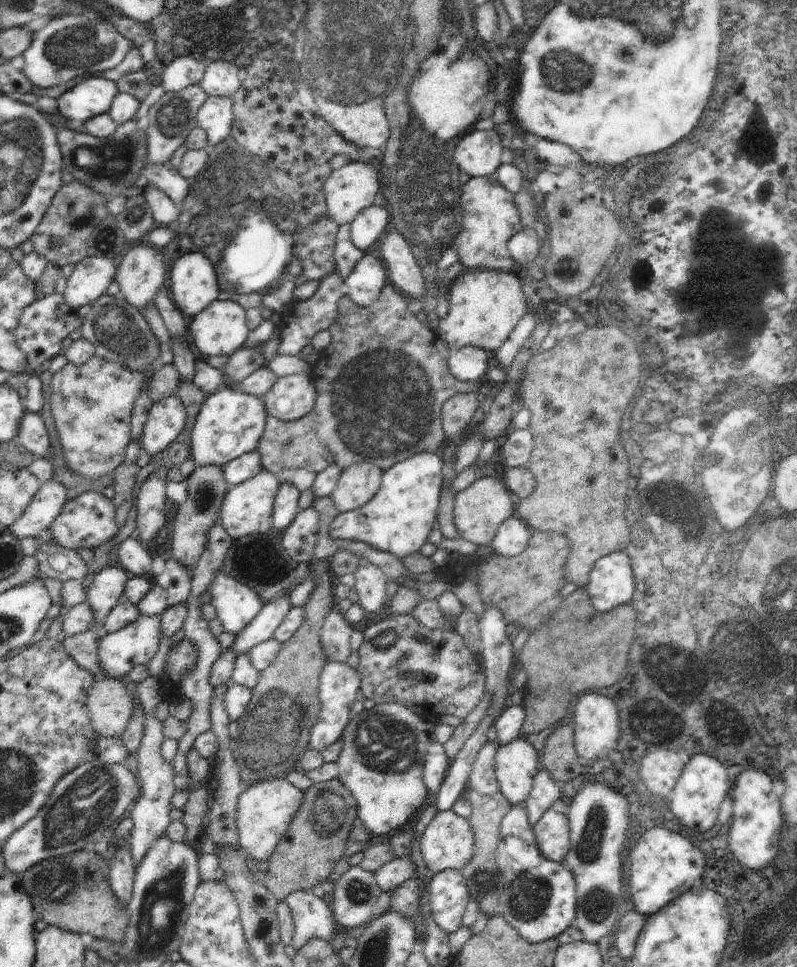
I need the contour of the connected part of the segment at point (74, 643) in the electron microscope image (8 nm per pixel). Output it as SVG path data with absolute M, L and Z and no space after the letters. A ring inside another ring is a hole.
M94 626L92 629L66 637L62 642L66 654L80 666L93 675L100 673L98 662L98 646L101 632Z

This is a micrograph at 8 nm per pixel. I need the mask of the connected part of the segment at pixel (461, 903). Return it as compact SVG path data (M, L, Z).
M449 869L434 876L429 887L434 923L450 936L463 927L465 907L471 900L466 880L457 869Z

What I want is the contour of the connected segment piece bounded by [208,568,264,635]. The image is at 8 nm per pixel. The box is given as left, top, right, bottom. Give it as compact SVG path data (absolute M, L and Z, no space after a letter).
M224 568L216 572L208 592L224 631L233 635L240 634L264 607L260 596L252 588L232 576L226 576Z

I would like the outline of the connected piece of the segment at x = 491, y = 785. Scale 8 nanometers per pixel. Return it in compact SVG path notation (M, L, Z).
M496 741L487 742L477 755L468 780L468 789L473 789L482 795L494 795L499 791L495 776L495 757L500 746Z

